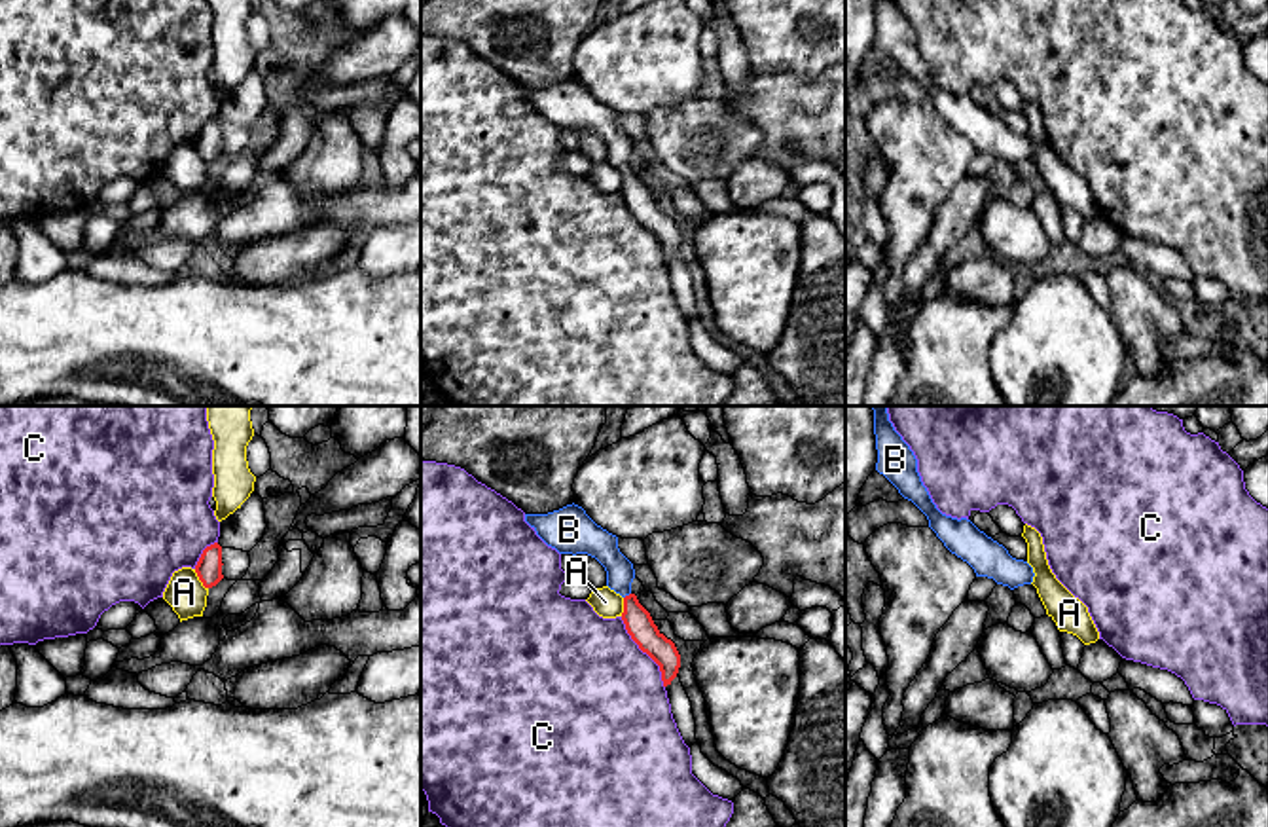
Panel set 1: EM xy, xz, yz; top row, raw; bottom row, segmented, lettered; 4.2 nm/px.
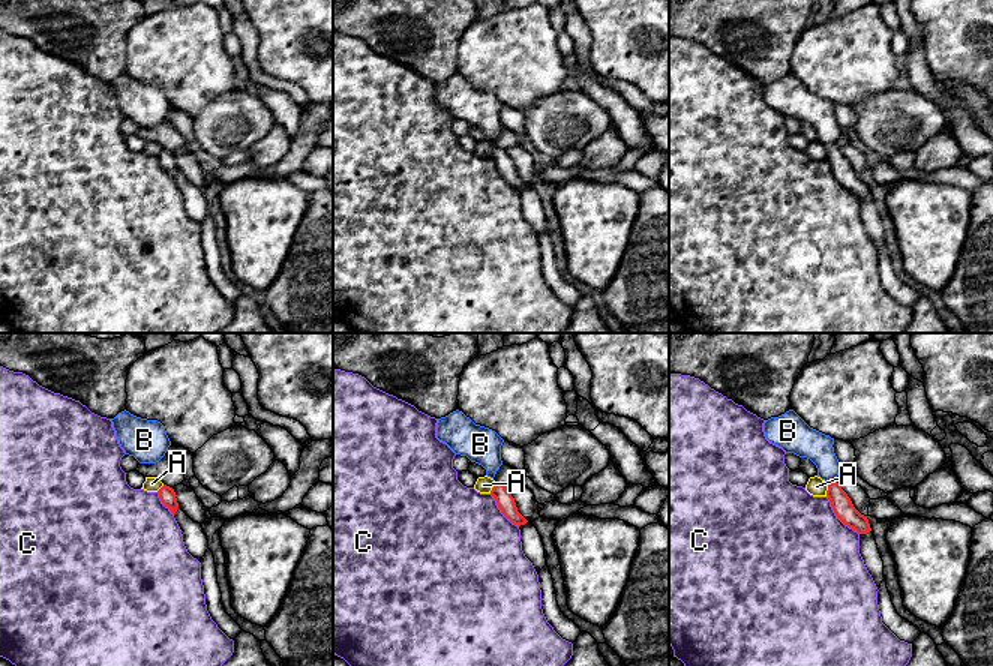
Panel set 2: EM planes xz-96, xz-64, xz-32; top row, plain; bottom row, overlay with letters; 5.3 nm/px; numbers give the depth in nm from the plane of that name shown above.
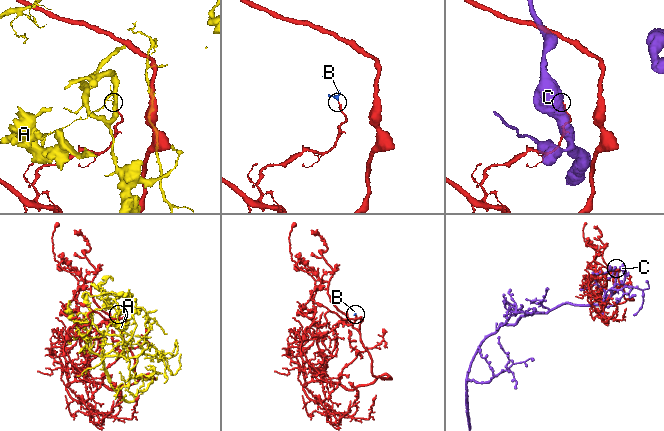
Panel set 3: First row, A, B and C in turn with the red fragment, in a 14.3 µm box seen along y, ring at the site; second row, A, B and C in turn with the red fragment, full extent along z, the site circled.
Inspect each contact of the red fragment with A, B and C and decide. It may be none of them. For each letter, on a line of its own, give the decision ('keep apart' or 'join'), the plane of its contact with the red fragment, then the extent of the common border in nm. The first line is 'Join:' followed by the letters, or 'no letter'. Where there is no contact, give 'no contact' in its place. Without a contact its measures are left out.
Join: B
A: keep apart | xy | 110 nm
B: join | xz | 40 nm
C: keep apart | xz | 360 nm

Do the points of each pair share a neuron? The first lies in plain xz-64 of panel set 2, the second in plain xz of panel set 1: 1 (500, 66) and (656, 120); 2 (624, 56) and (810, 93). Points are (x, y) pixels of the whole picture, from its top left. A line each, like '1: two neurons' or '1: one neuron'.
1: two neurons
2: two neurons

